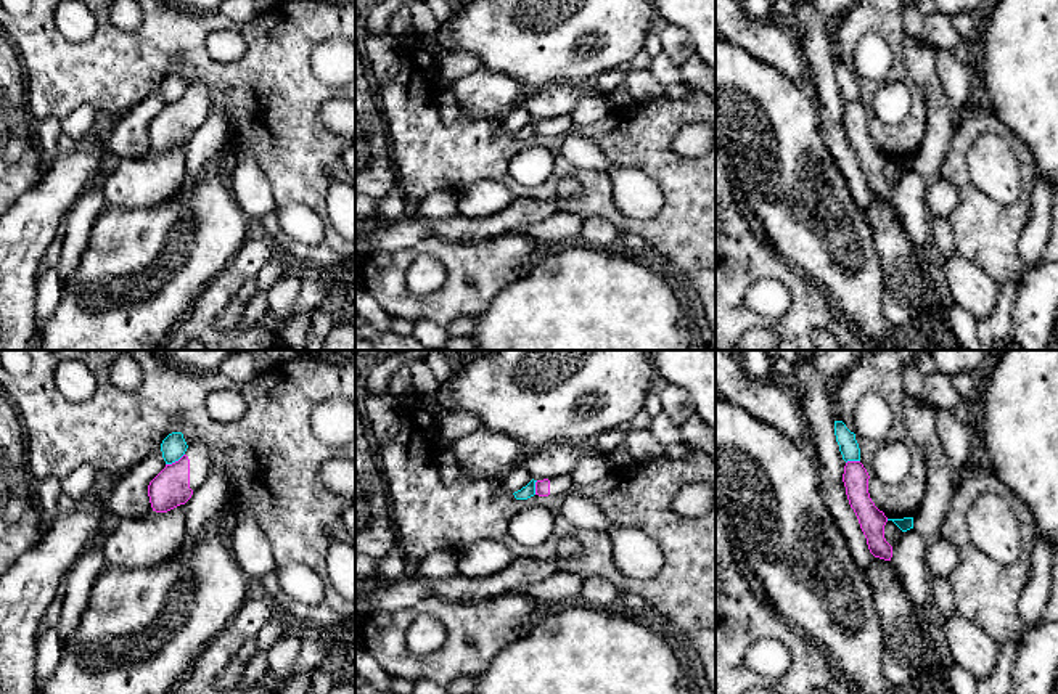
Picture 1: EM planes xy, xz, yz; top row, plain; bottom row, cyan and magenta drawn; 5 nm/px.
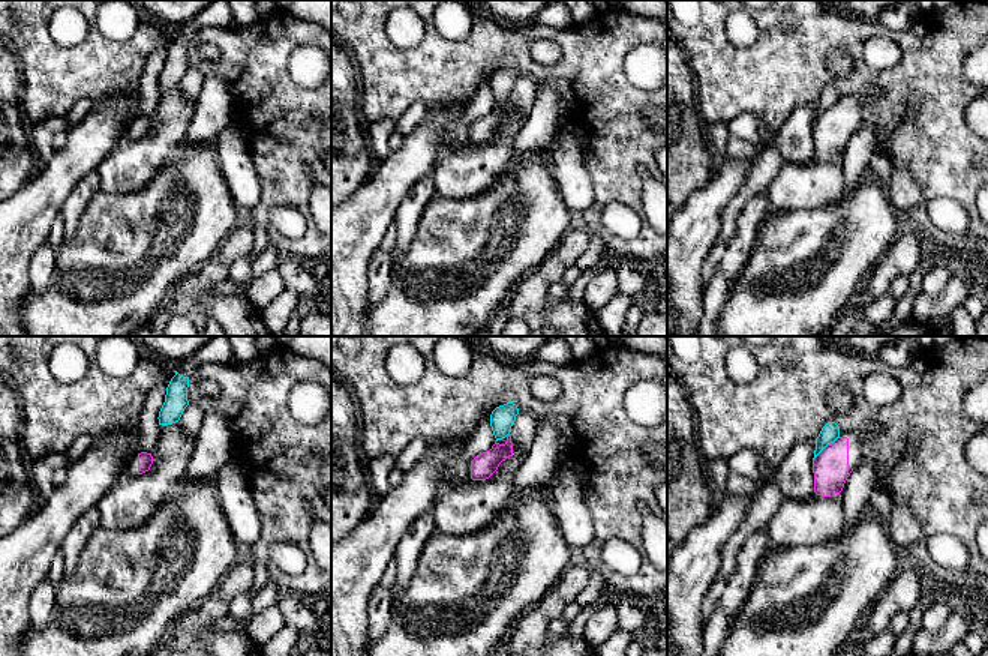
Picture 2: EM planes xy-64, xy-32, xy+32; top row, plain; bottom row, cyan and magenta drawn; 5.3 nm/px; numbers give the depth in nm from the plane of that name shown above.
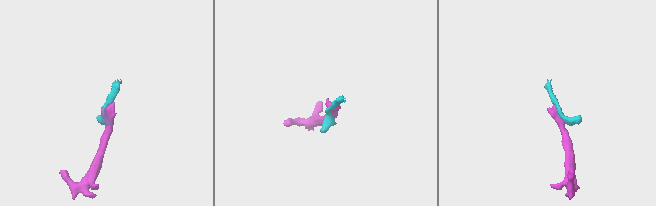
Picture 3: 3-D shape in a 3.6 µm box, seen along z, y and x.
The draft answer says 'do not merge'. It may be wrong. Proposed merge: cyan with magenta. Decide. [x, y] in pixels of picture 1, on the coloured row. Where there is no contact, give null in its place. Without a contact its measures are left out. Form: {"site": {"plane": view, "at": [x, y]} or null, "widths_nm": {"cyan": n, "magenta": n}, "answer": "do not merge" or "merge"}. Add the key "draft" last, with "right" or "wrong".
{"site": {"plane": "xy", "at": [174, 461]}, "widths_nm": {"cyan": 120, "magenta": 190}, "answer": "do not merge", "draft": "right"}

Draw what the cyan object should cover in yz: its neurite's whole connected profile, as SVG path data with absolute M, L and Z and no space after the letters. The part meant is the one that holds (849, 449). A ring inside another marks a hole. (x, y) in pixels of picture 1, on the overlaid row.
M835 421L835 435L839 445L839 451L843 459L847 461L860 461L860 448L855 440L855 434L851 432L843 421Z

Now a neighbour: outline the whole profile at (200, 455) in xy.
M207 443L188 445L185 455L166 467L150 482L148 496L153 511L167 512L185 504L206 480L214 455Z

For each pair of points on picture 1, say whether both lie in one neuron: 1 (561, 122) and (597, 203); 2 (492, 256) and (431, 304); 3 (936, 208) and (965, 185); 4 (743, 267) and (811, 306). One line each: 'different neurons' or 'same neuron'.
1: different neurons
2: same neuron
3: different neurons
4: same neuron

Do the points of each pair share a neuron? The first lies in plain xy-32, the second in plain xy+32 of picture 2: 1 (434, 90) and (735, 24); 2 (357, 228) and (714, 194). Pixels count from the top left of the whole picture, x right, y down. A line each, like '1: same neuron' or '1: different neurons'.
1: different neurons
2: same neuron

